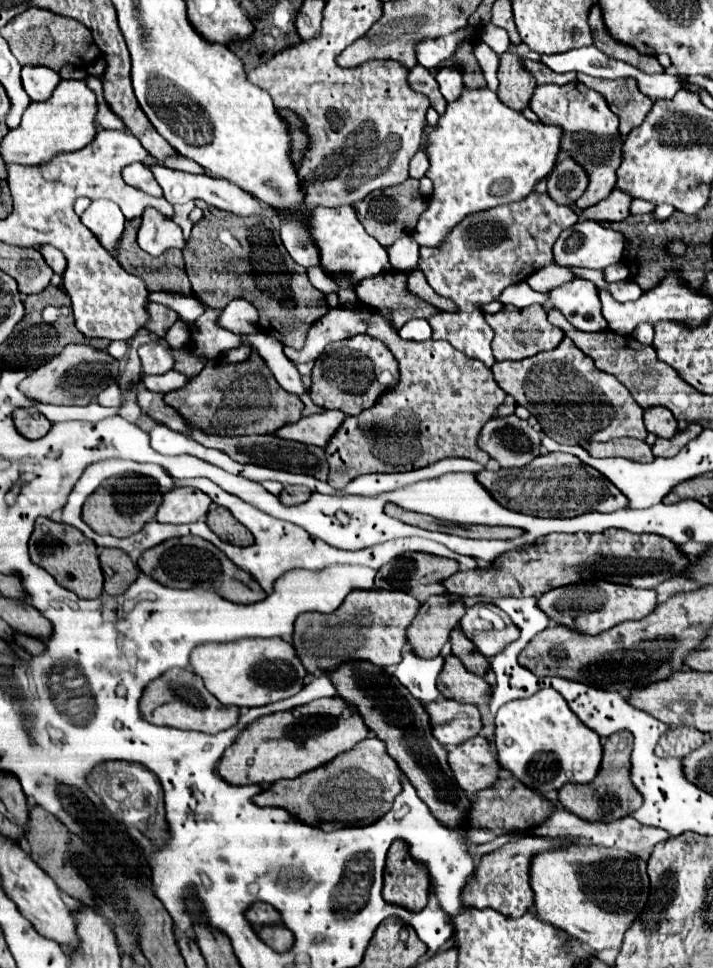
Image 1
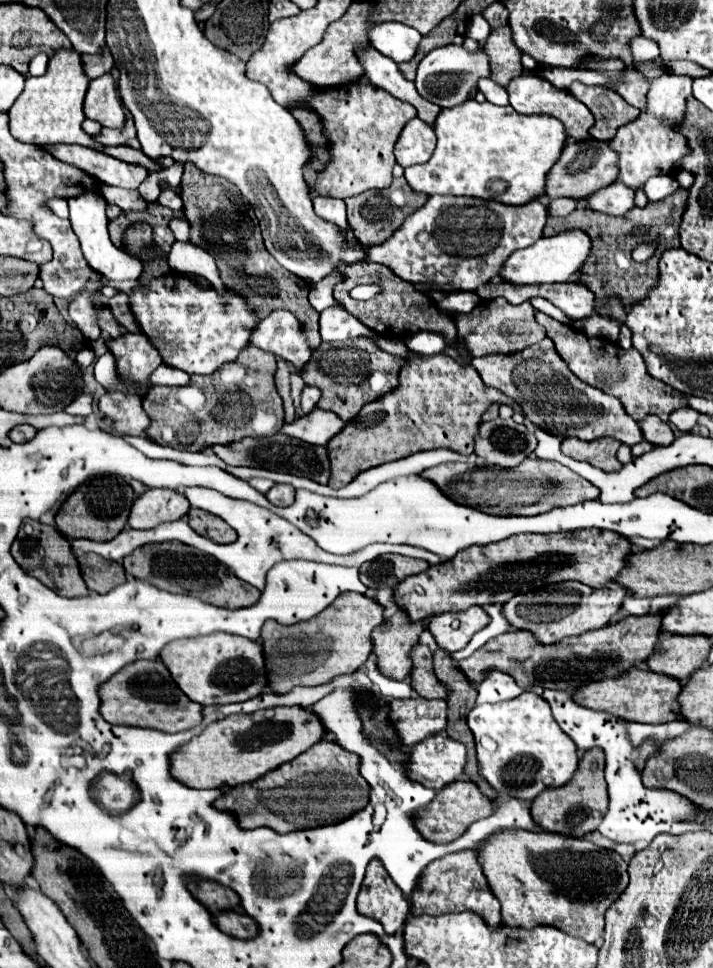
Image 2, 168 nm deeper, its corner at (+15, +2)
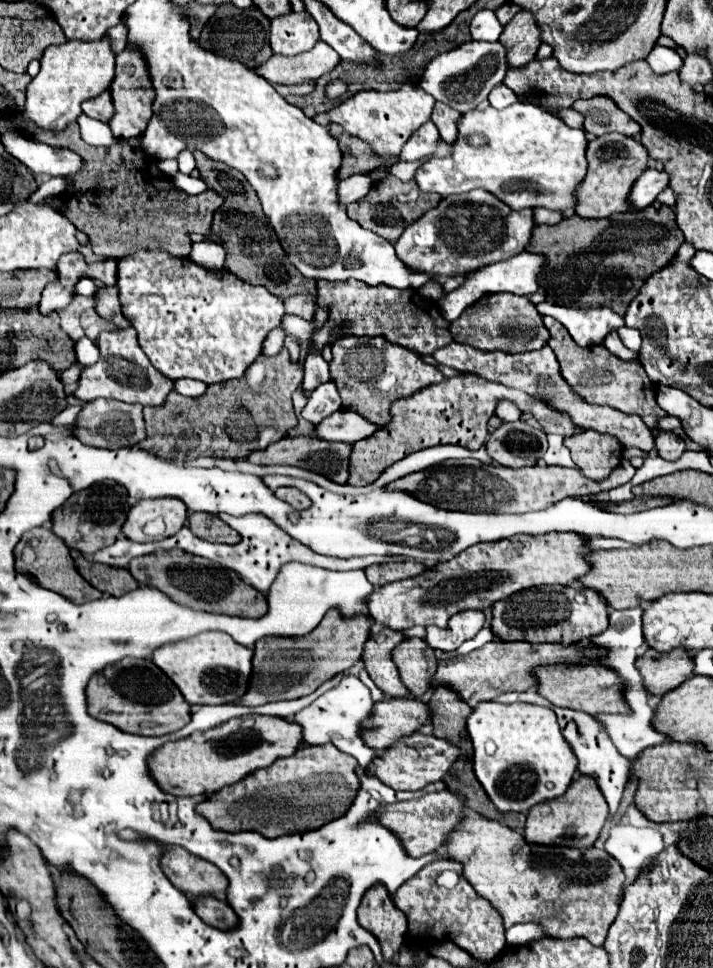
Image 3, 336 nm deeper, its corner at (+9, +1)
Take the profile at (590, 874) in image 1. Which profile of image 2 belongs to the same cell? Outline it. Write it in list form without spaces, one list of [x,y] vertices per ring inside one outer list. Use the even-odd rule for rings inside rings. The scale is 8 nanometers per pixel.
[[[502,829],[476,847],[476,859],[480,861],[492,893],[502,905],[502,921],[506,925],[552,925],[588,943],[598,943],[602,939],[604,913],[628,885],[628,865],[622,857],[582,837]],[[574,885],[582,887],[582,891],[574,891]],[[574,903],[578,907],[576,913],[572,913]]]

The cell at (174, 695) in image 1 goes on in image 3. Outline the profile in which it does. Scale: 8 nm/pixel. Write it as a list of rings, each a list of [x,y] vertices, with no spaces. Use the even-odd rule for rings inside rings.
[[[124,658],[114,666],[96,674],[86,688],[88,710],[94,718],[108,722],[124,732],[142,736],[162,736],[184,728],[192,714],[176,684],[152,662],[138,658]]]

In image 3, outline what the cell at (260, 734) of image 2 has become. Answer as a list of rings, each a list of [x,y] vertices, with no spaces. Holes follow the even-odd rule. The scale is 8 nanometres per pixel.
[[[242,716],[232,718],[206,732],[194,732],[184,740],[168,742],[150,756],[150,772],[162,790],[174,796],[212,794],[236,784],[254,770],[272,766],[278,758],[292,756],[302,746],[302,726],[280,716]]]

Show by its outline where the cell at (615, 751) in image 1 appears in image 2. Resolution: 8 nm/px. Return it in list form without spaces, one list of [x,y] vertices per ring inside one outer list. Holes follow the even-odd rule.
[[[590,749],[580,759],[580,765],[566,785],[558,789],[544,789],[530,807],[534,823],[550,833],[570,835],[570,837],[584,837],[600,825],[604,813],[608,809],[608,791],[604,781],[604,753],[602,749]]]

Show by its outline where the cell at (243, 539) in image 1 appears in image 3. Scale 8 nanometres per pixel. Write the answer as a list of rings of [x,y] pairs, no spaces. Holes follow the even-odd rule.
[[[194,512],[188,516],[188,522],[190,522],[190,530],[194,530],[194,534],[202,540],[224,542],[224,544],[238,544],[240,542],[240,534],[214,514]]]

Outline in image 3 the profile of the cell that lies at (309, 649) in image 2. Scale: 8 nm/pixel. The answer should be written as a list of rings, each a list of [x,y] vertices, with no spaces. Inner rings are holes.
[[[332,608],[322,618],[322,622],[306,636],[298,638],[266,636],[258,640],[254,648],[254,674],[250,678],[250,690],[246,692],[246,698],[240,700],[240,704],[258,706],[276,700],[302,698],[314,692],[326,680],[352,668],[362,658],[364,644],[368,638],[370,638],[370,618],[366,614],[344,618],[336,608]]]

